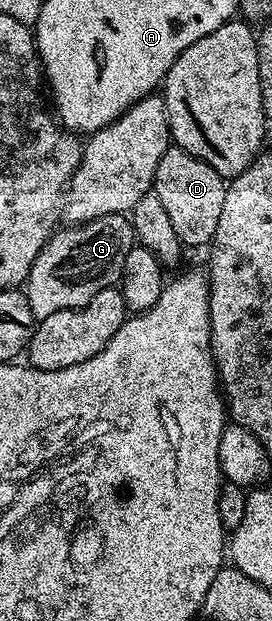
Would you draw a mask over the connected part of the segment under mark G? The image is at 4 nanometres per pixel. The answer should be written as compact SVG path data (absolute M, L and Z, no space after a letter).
M114 213L87 221L83 225L63 227L47 238L25 282L27 302L36 319L66 309L82 309L97 291L120 284L125 255L136 244L135 230L124 214Z

